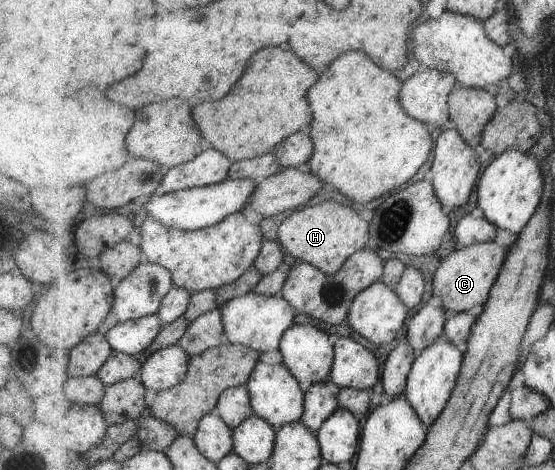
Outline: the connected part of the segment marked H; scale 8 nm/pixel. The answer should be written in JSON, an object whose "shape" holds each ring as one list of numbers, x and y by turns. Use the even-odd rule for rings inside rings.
{"shape":[[326,199,321,204,304,206,296,210,279,225,278,241,296,261,308,262,329,276,338,273,348,259,367,247,371,240,371,222,362,219,358,206,348,207,348,202,334,203]]}

